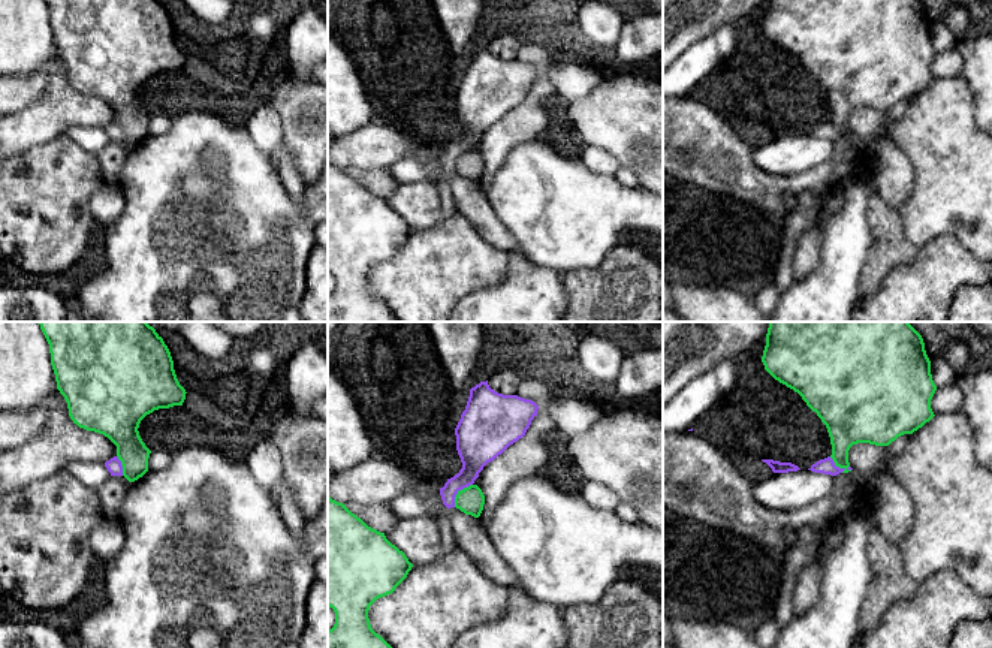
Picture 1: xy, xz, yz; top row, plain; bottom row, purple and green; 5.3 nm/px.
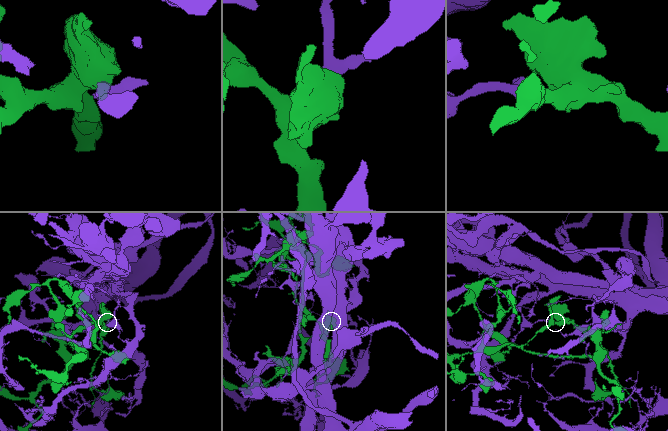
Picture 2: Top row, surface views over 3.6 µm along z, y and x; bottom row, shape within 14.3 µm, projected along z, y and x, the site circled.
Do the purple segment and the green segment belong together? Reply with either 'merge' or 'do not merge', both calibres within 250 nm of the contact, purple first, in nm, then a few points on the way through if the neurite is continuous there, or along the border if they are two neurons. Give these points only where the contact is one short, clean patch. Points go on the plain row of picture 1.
do not merge; 180 nm thick on the purple side, 150 nm on the other

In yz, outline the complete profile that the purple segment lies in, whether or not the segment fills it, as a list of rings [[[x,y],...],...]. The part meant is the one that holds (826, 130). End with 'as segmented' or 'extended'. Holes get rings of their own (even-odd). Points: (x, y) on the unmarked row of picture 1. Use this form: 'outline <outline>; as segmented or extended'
outline [[[827,121],[824,124],[817,126],[815,129],[812,129],[808,135],[811,135],[814,138],[836,141],[836,139],[842,138],[845,133],[836,132],[833,124],[830,121]]]; as segmented

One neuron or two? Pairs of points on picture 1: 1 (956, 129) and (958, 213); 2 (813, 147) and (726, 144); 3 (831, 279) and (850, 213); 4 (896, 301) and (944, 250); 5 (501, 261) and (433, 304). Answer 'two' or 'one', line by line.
1: one
2: two
3: one
4: one
5: one

